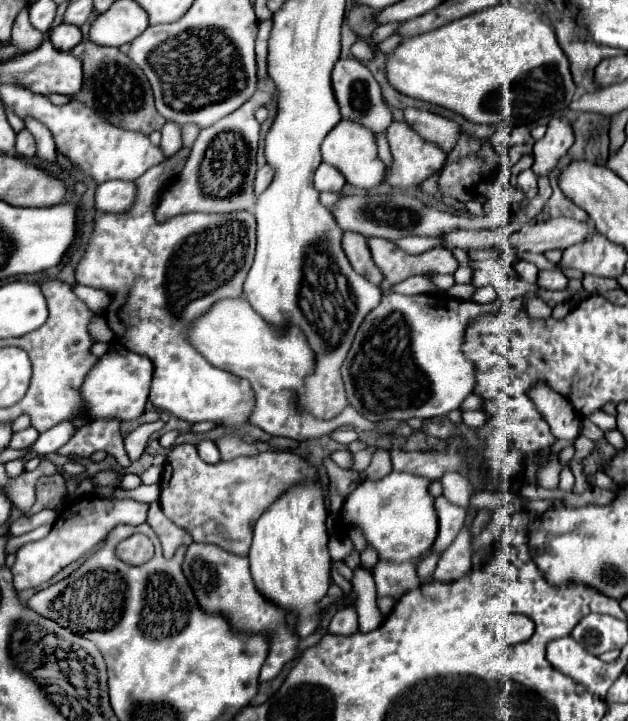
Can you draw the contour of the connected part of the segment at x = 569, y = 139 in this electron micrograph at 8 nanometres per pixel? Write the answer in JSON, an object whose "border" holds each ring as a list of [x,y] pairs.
{"border":[[[552,120],[548,132],[542,140],[534,144],[534,166],[532,172],[540,176],[550,176],[556,164],[566,156],[570,144],[574,142],[574,132],[566,120]]]}

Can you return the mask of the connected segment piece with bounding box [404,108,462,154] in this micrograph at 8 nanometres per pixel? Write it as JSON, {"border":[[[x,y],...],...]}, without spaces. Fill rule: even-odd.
{"border":[[[406,108],[404,110],[404,120],[428,142],[440,146],[446,154],[456,148],[458,138],[462,134],[460,126],[444,116],[426,112],[426,110],[416,110],[416,108]]]}

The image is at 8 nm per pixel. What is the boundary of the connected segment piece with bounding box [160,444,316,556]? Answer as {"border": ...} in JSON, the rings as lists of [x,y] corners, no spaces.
{"border":[[[176,444],[164,464],[160,506],[176,526],[190,532],[194,542],[216,544],[232,554],[248,556],[252,528],[258,516],[286,492],[286,488],[306,478],[316,478],[316,470],[292,452],[268,450],[230,462],[220,460],[220,464],[206,464],[198,458],[194,444]]]}

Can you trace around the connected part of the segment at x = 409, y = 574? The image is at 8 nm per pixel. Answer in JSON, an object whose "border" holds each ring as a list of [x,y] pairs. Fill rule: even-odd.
{"border":[[[416,560],[406,562],[406,564],[378,562],[374,566],[374,580],[376,580],[376,588],[378,588],[378,598],[380,596],[400,598],[402,594],[420,586],[420,582],[416,582]],[[396,590],[398,590],[398,594],[396,594]]]}

